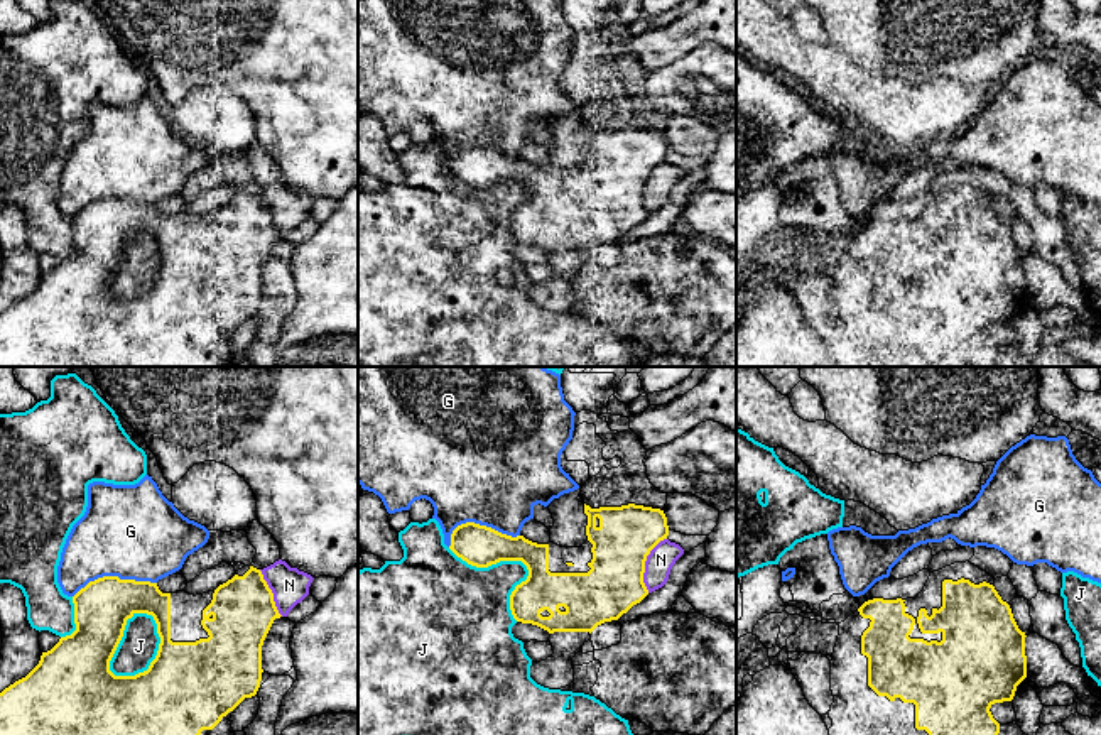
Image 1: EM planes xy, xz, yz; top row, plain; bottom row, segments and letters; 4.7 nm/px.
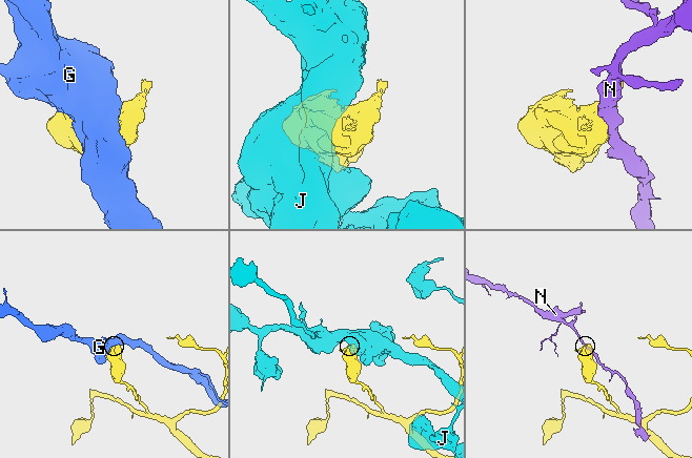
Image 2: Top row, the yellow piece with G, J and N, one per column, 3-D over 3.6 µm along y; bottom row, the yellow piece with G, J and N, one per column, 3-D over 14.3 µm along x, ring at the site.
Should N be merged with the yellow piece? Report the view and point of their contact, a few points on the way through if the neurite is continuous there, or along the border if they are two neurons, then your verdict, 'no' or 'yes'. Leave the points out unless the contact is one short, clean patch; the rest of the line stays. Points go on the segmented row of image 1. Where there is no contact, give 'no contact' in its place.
contact xz (644, 565); border xz (666, 538), (647, 556), (644, 573), (647, 592); no

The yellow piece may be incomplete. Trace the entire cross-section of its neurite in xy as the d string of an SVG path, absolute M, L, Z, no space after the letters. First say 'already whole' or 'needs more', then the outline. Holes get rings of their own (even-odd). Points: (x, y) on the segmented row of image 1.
needs more | M245 566L238 569L226 583L203 595L189 595L184 590L176 593L162 593L157 583L120 580L118 576L103 576L89 581L74 596L74 623L71 635L61 637L47 652L42 652L39 664L22 679L15 681L0 693L0 735L235 735L231 728L233 710L247 698L257 694L262 681L262 645L275 618L280 618L274 593L260 569ZM135 613L152 615L160 637L159 651L149 669L135 676L115 676L110 671L110 661L123 637L127 620Z

